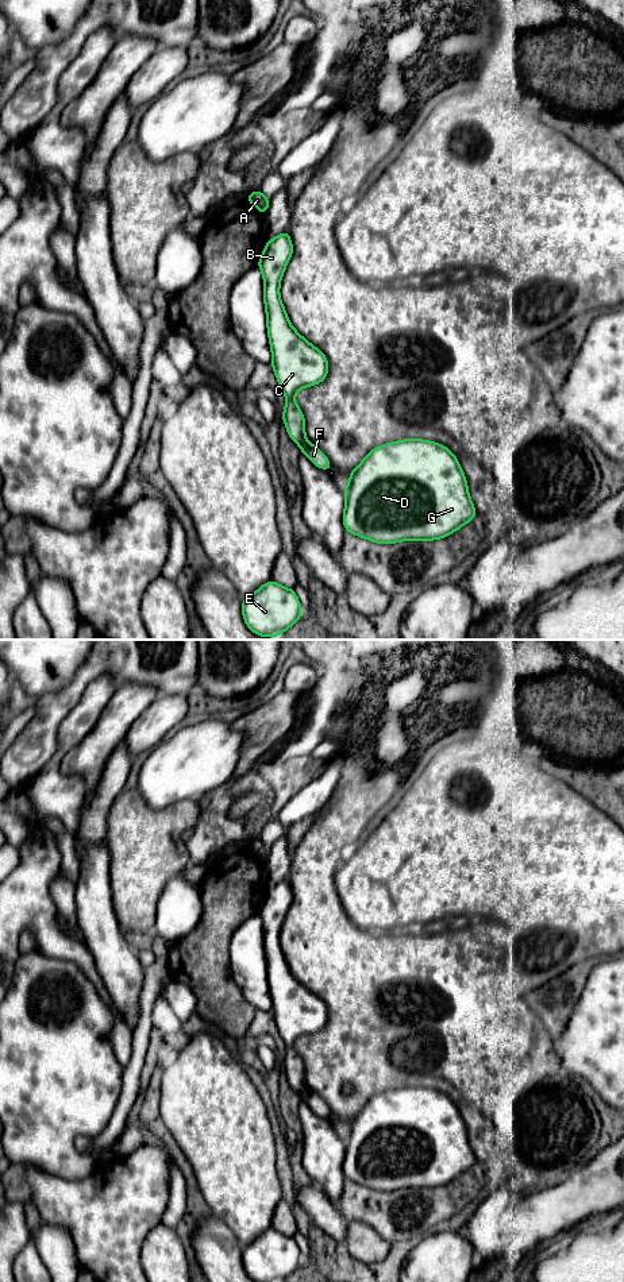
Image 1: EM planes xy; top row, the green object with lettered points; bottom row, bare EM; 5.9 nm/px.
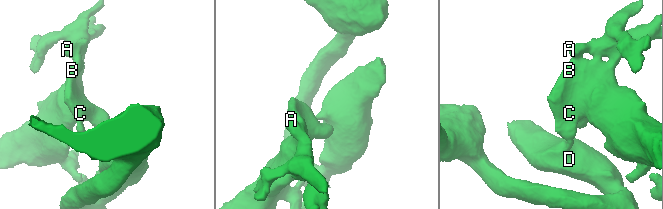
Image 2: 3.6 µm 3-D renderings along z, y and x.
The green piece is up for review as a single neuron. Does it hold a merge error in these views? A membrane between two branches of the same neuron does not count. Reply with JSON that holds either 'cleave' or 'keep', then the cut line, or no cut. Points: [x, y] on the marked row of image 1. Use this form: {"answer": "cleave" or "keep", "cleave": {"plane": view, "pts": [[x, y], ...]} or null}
{"answer": "cleave", "cleave": {"plane": "xy", "pts": [[305, 440], [300, 446]]}}

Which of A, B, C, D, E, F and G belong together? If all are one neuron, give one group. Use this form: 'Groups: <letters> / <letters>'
Groups: A B C / D E F G

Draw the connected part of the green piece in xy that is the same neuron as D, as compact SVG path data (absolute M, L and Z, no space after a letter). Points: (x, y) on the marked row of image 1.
M398 440L371 449L344 486L346 532L378 544L444 538L475 517L458 459L447 447L428 440Z

